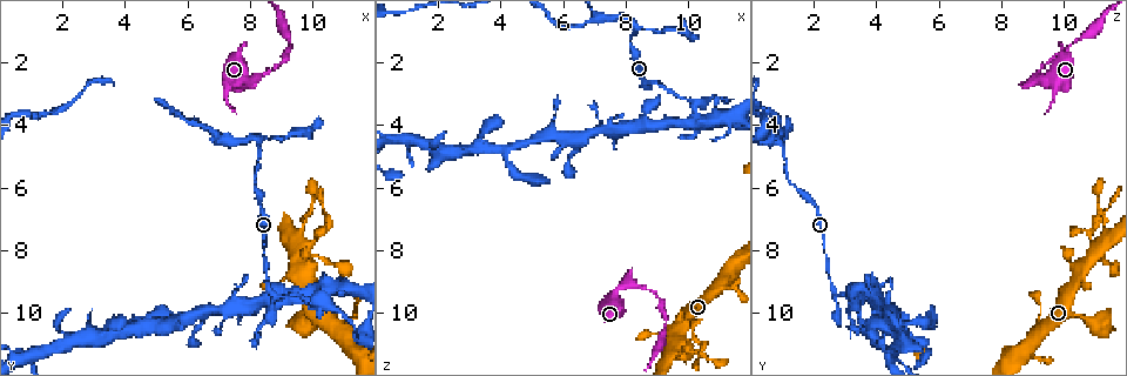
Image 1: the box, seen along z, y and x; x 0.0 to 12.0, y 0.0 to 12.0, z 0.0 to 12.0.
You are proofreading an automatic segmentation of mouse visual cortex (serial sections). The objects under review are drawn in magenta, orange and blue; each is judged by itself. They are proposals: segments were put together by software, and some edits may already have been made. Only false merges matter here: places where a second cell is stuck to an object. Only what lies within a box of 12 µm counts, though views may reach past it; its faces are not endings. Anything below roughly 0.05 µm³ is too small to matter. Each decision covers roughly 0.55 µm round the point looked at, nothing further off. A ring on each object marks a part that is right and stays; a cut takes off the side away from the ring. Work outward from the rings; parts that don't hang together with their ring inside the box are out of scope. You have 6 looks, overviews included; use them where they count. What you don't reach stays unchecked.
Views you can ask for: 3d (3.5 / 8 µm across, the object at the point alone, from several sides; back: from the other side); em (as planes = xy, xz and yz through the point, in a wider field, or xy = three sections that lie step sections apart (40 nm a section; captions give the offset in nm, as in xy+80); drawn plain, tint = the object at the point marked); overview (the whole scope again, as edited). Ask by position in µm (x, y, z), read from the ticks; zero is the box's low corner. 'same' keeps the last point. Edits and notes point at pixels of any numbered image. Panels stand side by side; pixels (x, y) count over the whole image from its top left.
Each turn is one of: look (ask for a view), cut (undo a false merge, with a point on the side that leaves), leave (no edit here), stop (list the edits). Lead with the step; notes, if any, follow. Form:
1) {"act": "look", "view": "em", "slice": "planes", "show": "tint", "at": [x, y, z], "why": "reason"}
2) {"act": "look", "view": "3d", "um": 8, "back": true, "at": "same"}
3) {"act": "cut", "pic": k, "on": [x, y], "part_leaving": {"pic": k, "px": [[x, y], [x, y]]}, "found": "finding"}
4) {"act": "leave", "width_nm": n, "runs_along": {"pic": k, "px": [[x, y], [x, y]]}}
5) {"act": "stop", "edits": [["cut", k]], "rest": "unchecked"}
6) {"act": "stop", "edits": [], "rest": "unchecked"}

{"act": "look", "view": "3d", "um": 3.5, "at": [8.7, 9.5, 2.6], "why": "abrupt turn"}

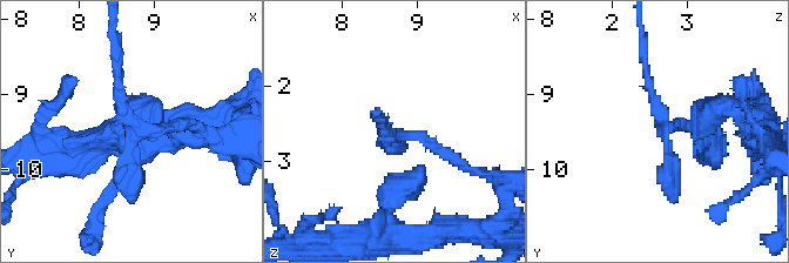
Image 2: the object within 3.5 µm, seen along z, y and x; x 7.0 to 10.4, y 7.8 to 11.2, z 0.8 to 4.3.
{"act": "leave", "found": "continuous, no second cell"}

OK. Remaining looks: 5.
{"act": "look", "view": "3d", "um": 8, "at": [8.4, 4.6, 0.9], "why": "three-way junction"}

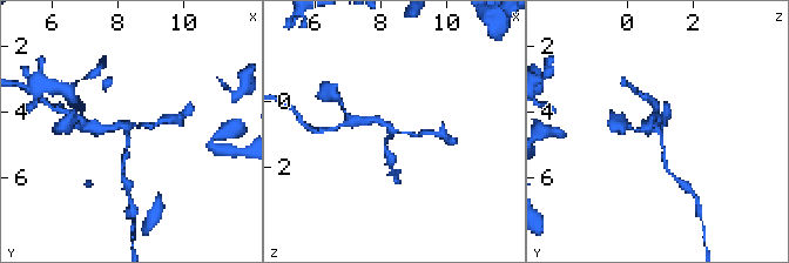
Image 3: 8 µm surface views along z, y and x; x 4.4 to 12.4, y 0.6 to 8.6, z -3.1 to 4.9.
{"act": "look", "view": "3d", "um": 3.5, "at": [8.3, 4.5, 0.8]}

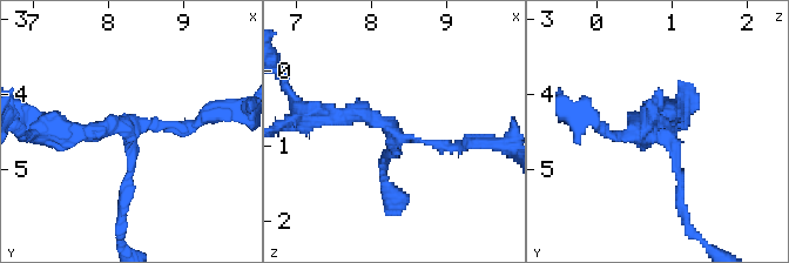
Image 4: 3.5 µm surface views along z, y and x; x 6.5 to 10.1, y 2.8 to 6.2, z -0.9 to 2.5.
{"act": "look", "view": "em", "slice": "xy", "step": 1, "show": "tint", "at": [8.25, 4.55, 0.95], "arms": 3, "arm_widths_nm": [150, 150, 250], "why": "now the EM"}

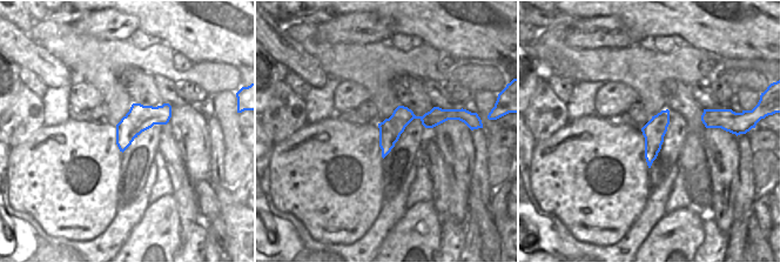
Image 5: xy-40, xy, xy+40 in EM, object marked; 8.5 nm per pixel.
{"act": "leave", "runs_along": {"pic": 5, "px": [[445, 114], [407, 118], [384, 152]]}, "found": "all the same cell"}

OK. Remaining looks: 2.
{"act": "look", "view": "3d", "um": 3.5, "at": [8.1, 2.5, 9.1], "why": "calibre changes"}

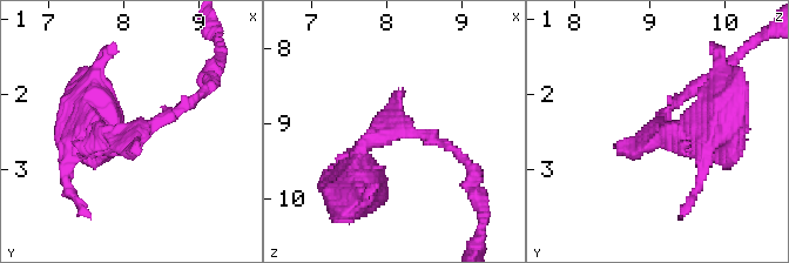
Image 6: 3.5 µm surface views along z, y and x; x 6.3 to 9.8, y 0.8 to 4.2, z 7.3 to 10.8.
{"act": "look", "view": "em", "slice": "xy", "step": 3, "show": "tint", "at": [8.10, 2.55, 9.10], "why": "shape alone is not enough"}

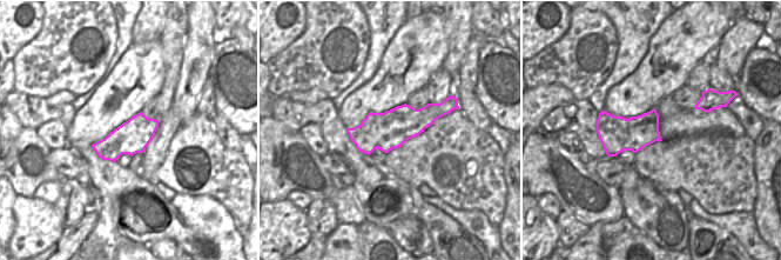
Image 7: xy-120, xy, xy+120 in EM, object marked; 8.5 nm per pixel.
{"act": "cut", "pic": 6, "on": [193, 100], "found": "two cells meet here"}

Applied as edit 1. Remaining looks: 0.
{"act": "stop", "edits": [["cut", 6]], "rest": "unchecked"}

